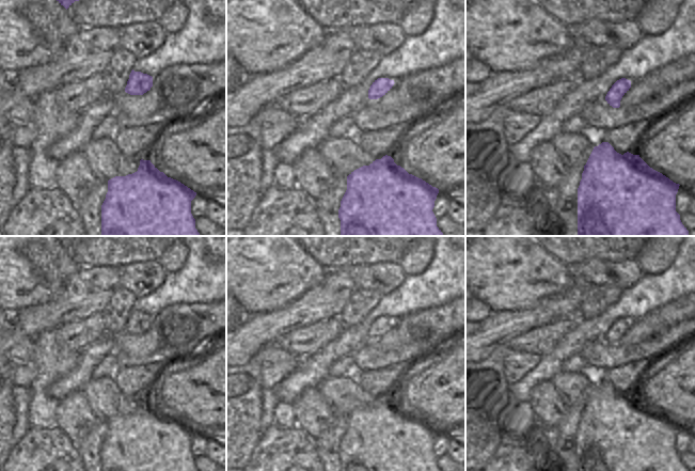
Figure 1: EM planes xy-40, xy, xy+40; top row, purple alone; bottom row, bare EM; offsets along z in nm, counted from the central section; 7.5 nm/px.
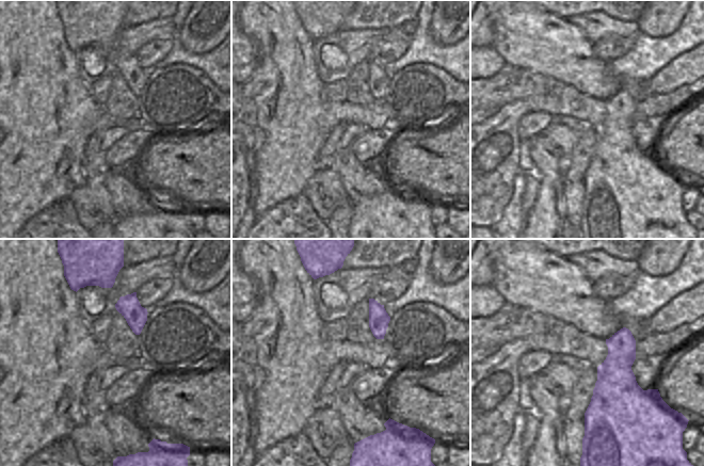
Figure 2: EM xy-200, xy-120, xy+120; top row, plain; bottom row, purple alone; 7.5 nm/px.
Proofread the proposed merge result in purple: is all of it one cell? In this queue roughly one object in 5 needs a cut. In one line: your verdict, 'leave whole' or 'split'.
leave whole

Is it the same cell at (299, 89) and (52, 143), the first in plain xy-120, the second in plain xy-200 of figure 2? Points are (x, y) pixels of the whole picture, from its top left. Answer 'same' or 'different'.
same

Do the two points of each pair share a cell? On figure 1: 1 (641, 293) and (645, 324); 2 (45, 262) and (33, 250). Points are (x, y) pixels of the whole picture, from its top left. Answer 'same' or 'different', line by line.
1: different
2: same

